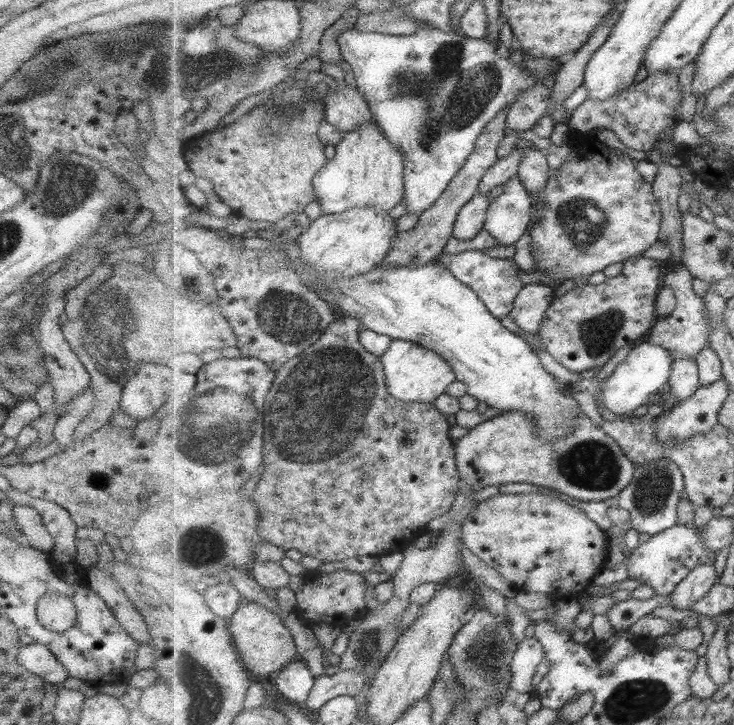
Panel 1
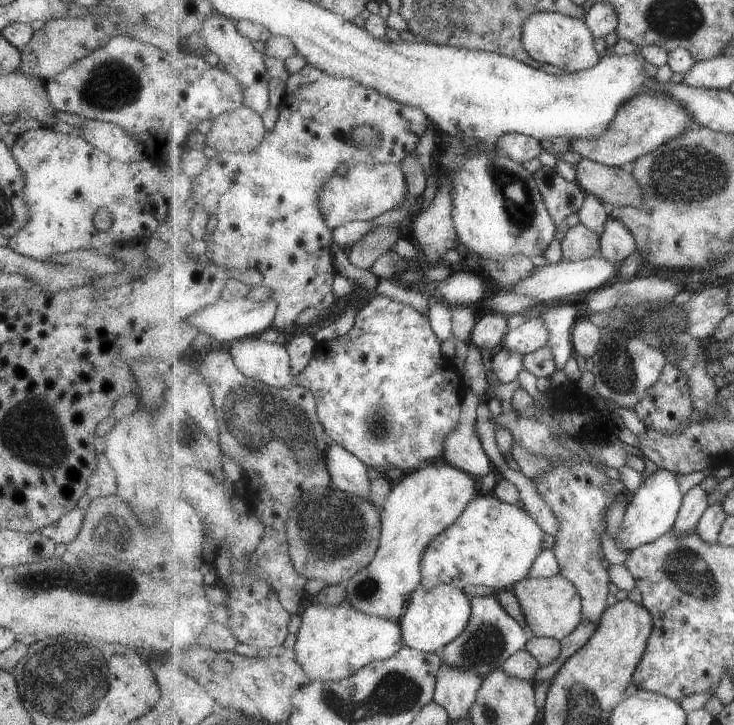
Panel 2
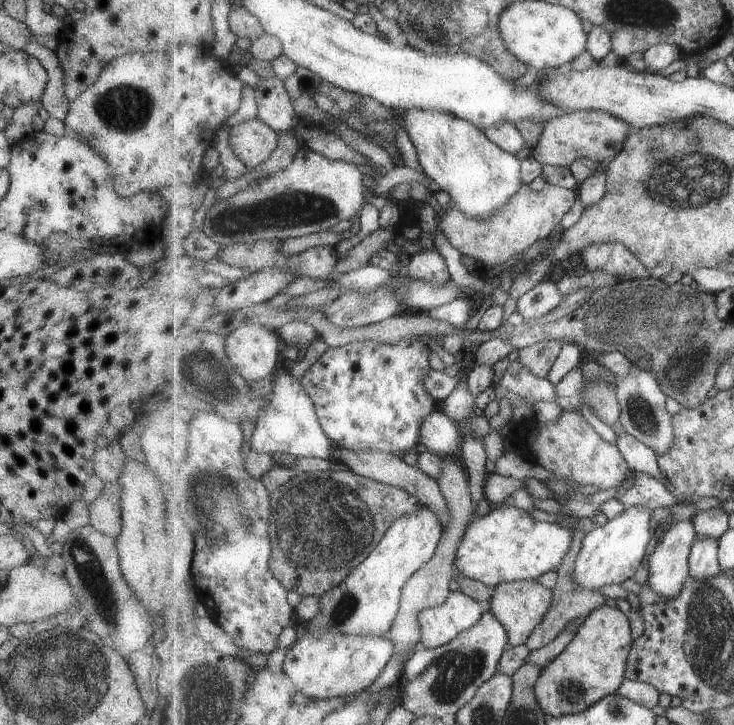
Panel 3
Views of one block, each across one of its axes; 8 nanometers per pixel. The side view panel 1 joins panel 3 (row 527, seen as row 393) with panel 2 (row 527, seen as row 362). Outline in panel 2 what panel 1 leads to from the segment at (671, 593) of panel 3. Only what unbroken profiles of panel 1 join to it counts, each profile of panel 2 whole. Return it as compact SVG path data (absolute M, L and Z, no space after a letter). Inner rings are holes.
M698 485L693 486L687 491L677 518L676 526L674 527L679 536L689 534L689 530L697 531L699 520L701 520L703 514L705 514L709 507L708 495L709 492L703 490Z

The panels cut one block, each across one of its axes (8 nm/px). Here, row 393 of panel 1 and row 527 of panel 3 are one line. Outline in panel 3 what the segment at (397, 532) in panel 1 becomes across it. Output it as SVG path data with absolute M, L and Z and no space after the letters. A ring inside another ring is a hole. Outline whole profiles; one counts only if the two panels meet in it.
M347 468L296 473L271 492L270 499L272 514L269 518L269 536L272 538L273 556L269 568L287 590L295 591L301 598L321 596L339 586L357 566L369 558L399 517L417 514L421 504L417 496L401 487L361 476Z

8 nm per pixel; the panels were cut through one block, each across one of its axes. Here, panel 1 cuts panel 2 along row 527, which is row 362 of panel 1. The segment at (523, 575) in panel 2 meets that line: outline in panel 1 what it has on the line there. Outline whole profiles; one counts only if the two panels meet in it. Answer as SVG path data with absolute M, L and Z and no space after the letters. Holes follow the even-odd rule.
M432 262L421 268L384 266L365 274L326 282L317 294L322 300L334 303L338 311L359 318L369 330L394 339L408 340L438 352L443 360L453 366L457 380L468 386L467 393L477 398L477 402L485 402L493 409L523 411L531 415L537 421L537 433L543 439L553 441L577 429L581 408L570 394L562 392L567 387L540 364L540 357L532 345L510 332L502 320L487 308L485 302L443 265Z

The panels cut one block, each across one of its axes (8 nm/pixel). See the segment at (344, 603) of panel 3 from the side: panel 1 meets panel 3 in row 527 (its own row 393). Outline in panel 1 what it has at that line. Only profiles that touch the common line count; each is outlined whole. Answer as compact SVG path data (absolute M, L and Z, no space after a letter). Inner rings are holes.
M393 339L391 347L380 360L386 370L389 393L405 403L434 403L439 396L447 392L453 382L457 381L453 366L447 360L443 360L438 352L408 340Z

